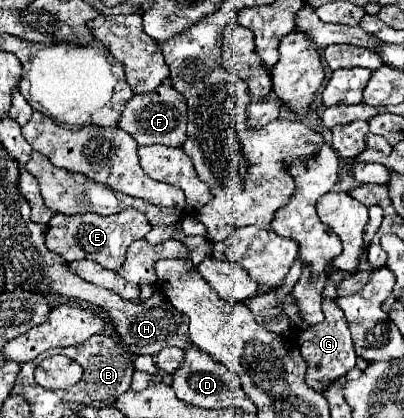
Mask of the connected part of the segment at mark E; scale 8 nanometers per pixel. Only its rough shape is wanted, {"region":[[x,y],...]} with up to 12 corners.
{"region":[[140,211],[56,213],[46,247],[68,263],[124,265],[150,223]]}

